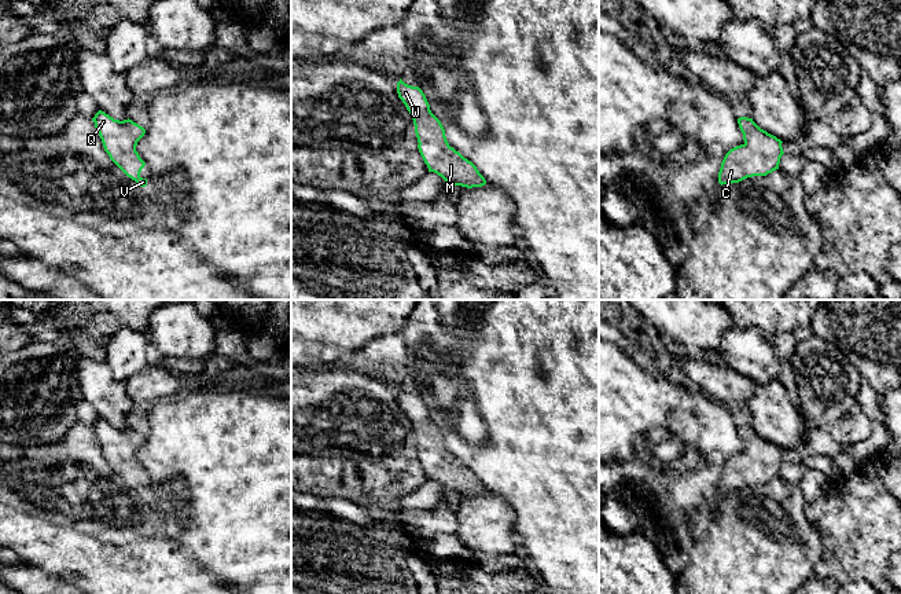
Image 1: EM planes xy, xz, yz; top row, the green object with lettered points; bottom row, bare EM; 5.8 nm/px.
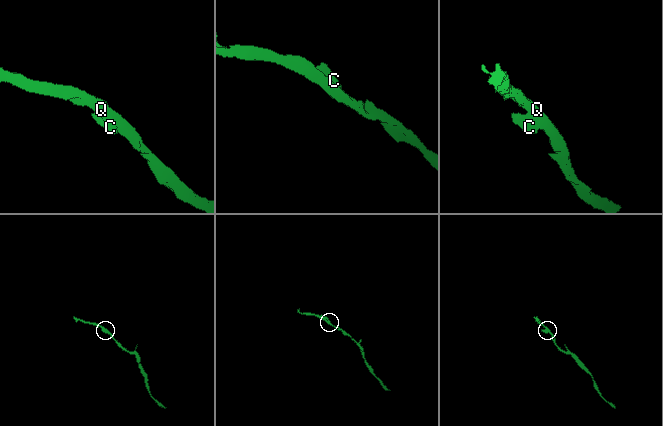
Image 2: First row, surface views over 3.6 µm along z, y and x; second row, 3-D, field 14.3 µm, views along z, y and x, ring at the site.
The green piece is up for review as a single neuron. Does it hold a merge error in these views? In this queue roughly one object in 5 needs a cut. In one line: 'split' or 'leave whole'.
leave whole

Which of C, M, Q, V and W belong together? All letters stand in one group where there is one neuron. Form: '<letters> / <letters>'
C M Q V W

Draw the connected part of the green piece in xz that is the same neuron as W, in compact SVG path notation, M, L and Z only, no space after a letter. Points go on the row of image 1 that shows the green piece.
M400 78L397 94L413 120L418 148L429 172L437 173L453 186L467 188L485 186L486 180L477 166L449 146L445 129L431 113L423 91Z

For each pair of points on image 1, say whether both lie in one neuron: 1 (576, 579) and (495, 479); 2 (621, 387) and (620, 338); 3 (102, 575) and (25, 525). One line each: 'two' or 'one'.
1: one
2: two
3: one

